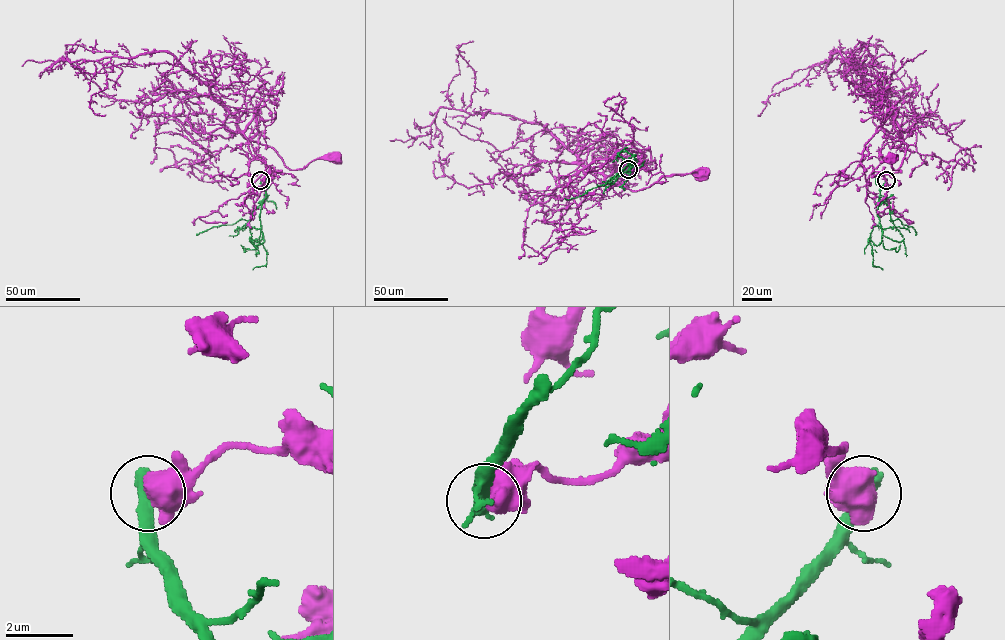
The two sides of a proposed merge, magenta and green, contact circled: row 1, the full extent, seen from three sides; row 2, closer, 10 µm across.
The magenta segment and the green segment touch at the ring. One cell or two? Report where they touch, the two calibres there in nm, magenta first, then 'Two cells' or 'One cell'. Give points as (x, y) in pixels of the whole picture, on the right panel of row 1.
Place: (886, 180). Thickness 800 nm (magenta) against 550 nm. Two cells

